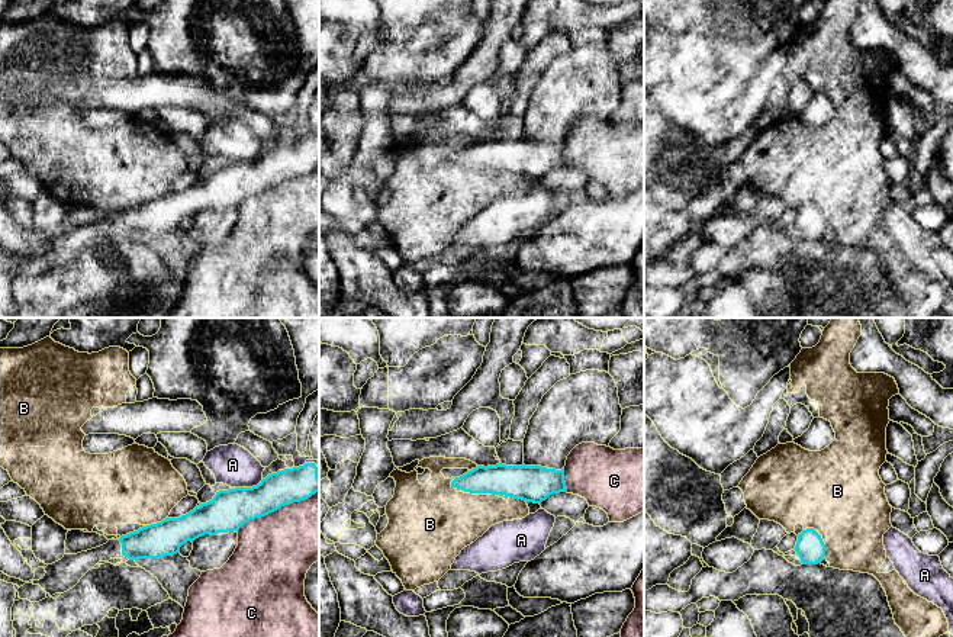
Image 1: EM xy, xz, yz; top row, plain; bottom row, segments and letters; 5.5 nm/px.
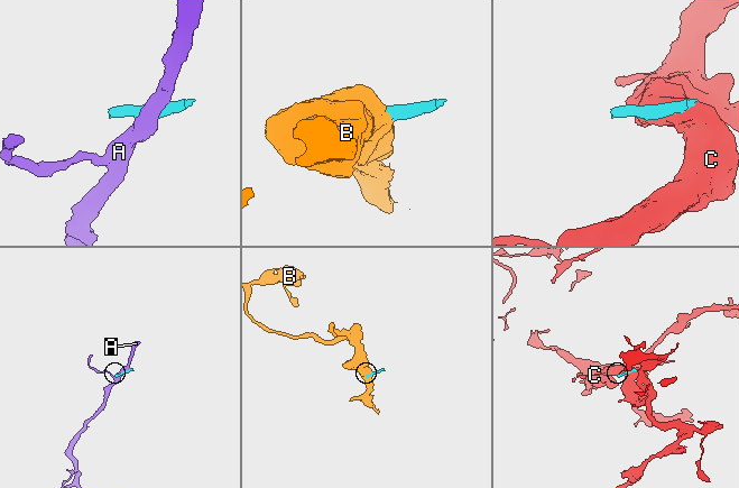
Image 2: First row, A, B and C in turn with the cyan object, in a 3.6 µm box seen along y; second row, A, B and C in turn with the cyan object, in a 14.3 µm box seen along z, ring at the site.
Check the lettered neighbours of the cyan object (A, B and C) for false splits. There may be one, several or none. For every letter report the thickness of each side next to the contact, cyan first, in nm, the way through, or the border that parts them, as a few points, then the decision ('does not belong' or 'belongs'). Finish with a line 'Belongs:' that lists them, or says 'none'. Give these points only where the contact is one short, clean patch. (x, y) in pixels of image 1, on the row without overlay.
A: 220 nm thick on the cyan side, 220 nm on the other; border along xy (263, 154), (251, 161), (235, 163); does not belong
B: 190 nm thick on the cyan side, 440 nm on the other; does not belong
C: 220 nm thick on the cyan side, 420 nm on the other; does not belong
Belongs: none

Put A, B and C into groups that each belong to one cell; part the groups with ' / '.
A / B / C

